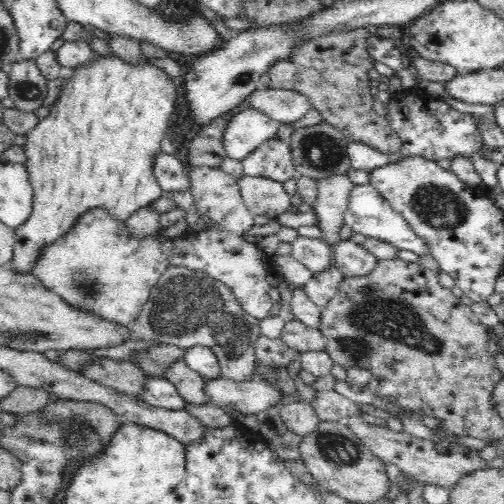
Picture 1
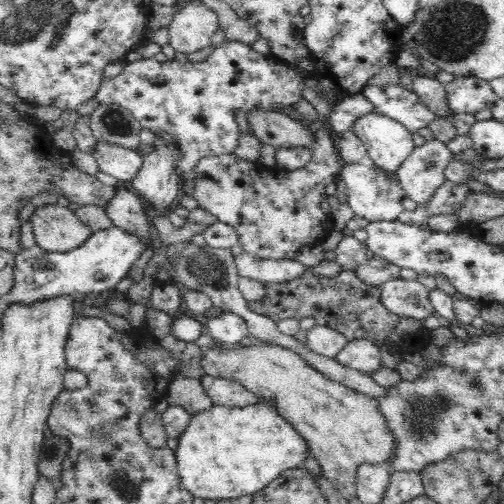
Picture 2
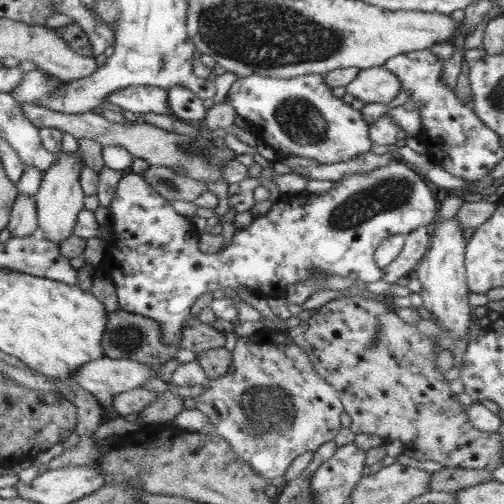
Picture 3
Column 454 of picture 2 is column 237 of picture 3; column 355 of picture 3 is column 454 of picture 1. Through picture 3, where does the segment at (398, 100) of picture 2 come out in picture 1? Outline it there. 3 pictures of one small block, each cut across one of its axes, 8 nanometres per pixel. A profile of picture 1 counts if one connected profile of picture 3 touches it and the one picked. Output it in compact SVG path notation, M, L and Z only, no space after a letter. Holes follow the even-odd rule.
M418 92L418 94L426 100L424 102L426 106L422 110L408 110L408 102L390 102L388 104L388 110L390 110L388 122L396 130L398 138L402 140L402 148L392 154L382 154L376 148L362 144L362 142L348 144L348 158L350 158L350 166L354 170L372 172L384 164L392 164L392 162L398 162L408 156L422 156L432 162L440 162L444 158L452 160L458 154L468 156L468 158L478 158L478 150L480 150L480 146L484 146L484 140L476 128L476 116L450 110L444 102L440 102L440 98L424 96L424 92Z

